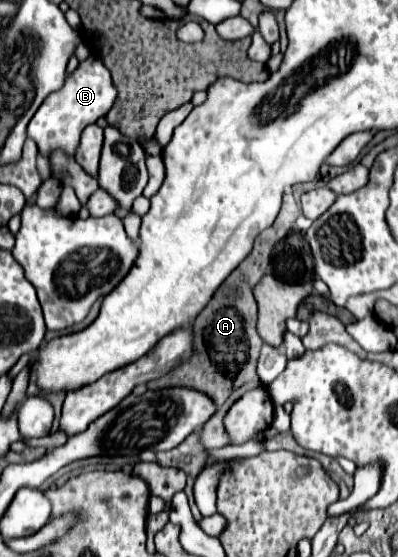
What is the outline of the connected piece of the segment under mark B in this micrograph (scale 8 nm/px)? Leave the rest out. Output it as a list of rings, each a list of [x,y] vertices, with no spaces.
[[[87,57],[77,65],[73,73],[67,75],[63,87],[43,101],[43,105],[37,109],[37,113],[27,125],[27,135],[37,143],[39,151],[45,157],[49,157],[49,151],[59,147],[69,155],[75,155],[75,147],[79,143],[79,135],[85,129],[85,125],[95,123],[99,117],[105,117],[115,97],[117,89],[111,83],[109,69],[103,65],[99,57]]]

